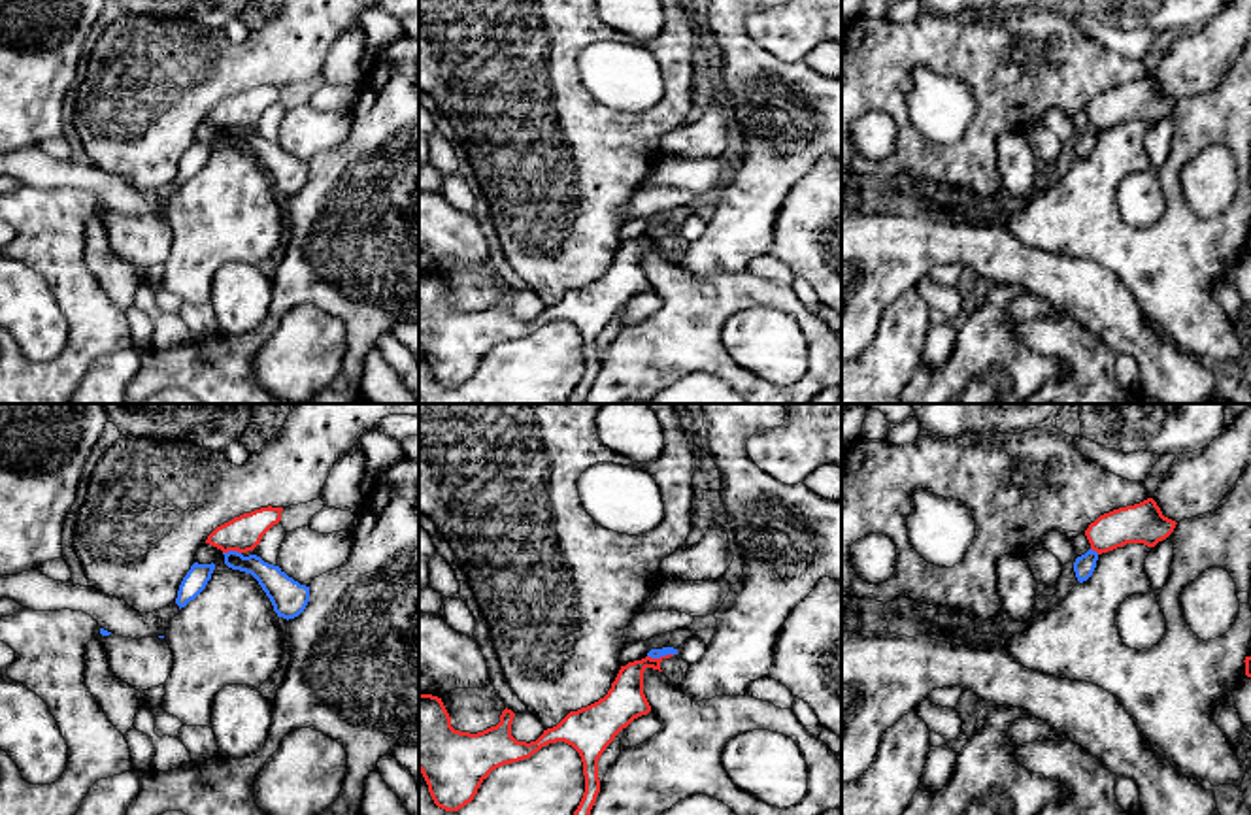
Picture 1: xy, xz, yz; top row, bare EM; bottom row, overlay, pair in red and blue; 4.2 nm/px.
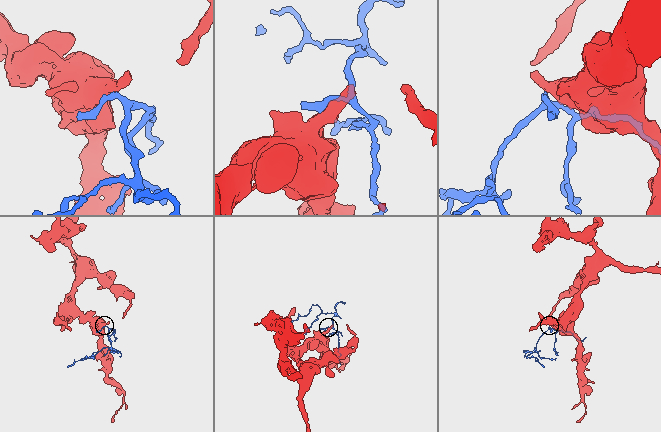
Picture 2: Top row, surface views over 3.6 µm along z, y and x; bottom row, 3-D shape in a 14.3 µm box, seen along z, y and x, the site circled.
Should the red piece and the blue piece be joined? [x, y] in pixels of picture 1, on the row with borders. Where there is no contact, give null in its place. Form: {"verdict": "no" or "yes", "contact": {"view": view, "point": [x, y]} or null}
{"verdict": "no", "contact": {"view": "xz", "point": [661, 657]}}

